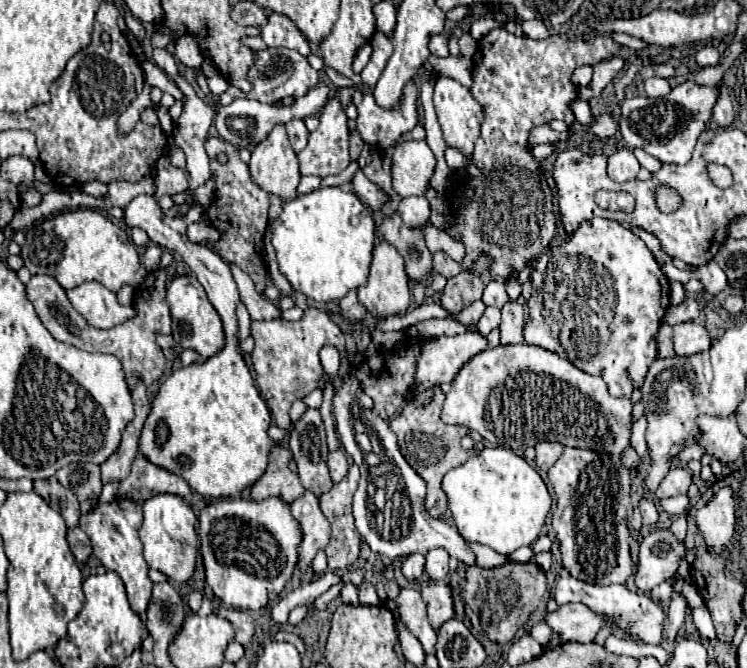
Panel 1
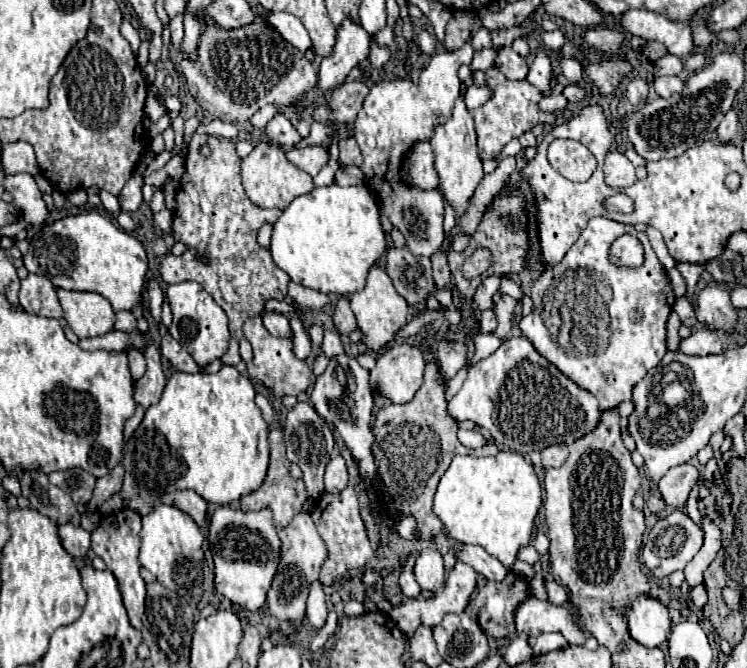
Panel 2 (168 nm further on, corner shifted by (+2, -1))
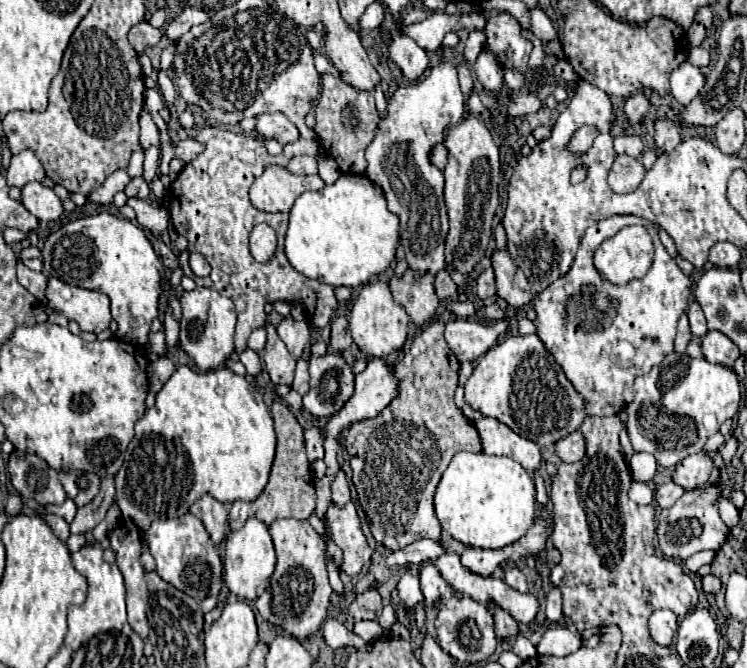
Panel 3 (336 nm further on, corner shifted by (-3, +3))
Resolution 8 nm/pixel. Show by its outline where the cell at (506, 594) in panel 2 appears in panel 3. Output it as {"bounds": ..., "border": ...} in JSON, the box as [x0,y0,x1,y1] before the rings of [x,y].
{"bounds":[494,606,518,640],"border":[[[496,606],[494,610],[494,626],[496,626],[498,638],[502,640],[518,636],[518,622],[508,612],[504,612],[500,606]]]}

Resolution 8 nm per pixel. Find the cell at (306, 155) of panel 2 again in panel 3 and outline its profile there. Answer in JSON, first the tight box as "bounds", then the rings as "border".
{"bounds":[286,156,316,176],"border":[[[294,156],[286,170],[292,172],[292,174],[298,174],[298,176],[308,176],[308,174],[316,174],[316,158],[312,156]]]}

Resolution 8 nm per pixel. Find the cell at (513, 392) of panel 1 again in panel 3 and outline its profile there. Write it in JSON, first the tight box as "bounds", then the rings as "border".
{"bounds":[464,334,586,446],"border":[[[536,334],[510,336],[502,344],[492,346],[478,358],[476,368],[464,388],[464,398],[472,408],[480,410],[484,416],[492,416],[508,424],[522,438],[528,438],[540,446],[550,446],[570,432],[576,432],[586,418],[582,396],[574,390],[562,368]]]}

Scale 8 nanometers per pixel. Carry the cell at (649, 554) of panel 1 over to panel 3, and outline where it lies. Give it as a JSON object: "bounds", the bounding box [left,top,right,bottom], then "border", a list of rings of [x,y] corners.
{"bounds":[658,482,728,562],"border":[[[722,482],[706,484],[704,488],[696,488],[696,490],[688,490],[676,500],[676,504],[672,508],[666,508],[660,512],[658,544],[666,558],[682,562],[688,556],[692,556],[694,552],[718,550],[724,544],[724,540],[728,536],[728,528],[718,514],[718,498],[724,490],[726,490],[726,484],[722,486]]]}

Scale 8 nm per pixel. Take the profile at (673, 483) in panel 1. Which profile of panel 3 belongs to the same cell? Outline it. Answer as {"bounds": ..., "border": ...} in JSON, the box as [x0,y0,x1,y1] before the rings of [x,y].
{"bounds":[672,451,714,490],"border":[[[701,451],[684,458],[676,466],[672,480],[676,484],[680,484],[684,490],[694,490],[694,488],[704,486],[712,478],[712,470],[714,470],[714,462],[712,462],[710,454]]]}

